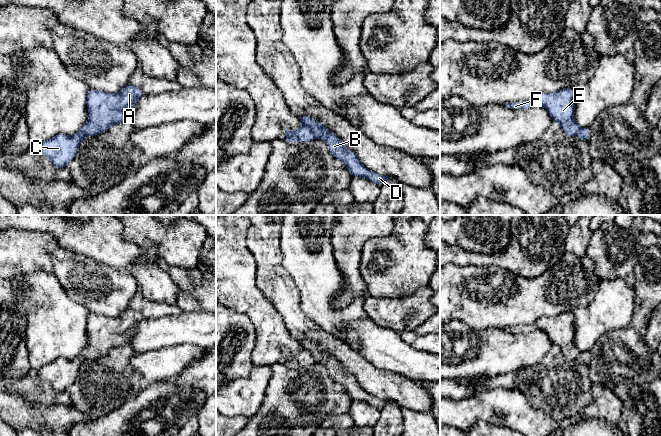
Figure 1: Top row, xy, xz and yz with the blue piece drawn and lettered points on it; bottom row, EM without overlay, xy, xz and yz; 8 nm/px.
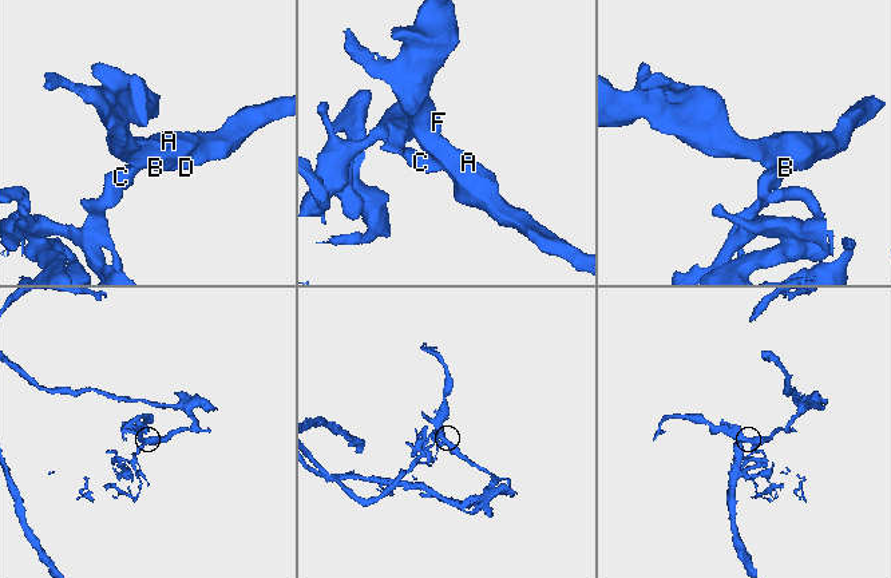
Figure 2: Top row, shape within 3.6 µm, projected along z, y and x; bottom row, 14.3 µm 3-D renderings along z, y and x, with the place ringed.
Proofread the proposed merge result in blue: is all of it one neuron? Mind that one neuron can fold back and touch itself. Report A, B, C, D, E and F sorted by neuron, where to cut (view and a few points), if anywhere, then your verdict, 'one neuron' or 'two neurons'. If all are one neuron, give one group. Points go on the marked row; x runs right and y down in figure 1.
groups A B D E F / C; cut xz (302, 122), (312, 131), (315, 137); two neurons

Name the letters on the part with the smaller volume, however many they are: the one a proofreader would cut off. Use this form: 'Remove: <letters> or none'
Remove: C

